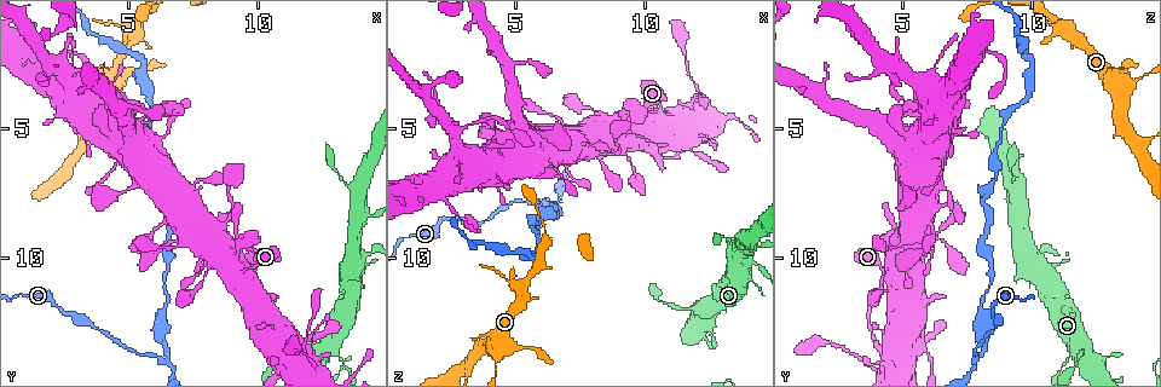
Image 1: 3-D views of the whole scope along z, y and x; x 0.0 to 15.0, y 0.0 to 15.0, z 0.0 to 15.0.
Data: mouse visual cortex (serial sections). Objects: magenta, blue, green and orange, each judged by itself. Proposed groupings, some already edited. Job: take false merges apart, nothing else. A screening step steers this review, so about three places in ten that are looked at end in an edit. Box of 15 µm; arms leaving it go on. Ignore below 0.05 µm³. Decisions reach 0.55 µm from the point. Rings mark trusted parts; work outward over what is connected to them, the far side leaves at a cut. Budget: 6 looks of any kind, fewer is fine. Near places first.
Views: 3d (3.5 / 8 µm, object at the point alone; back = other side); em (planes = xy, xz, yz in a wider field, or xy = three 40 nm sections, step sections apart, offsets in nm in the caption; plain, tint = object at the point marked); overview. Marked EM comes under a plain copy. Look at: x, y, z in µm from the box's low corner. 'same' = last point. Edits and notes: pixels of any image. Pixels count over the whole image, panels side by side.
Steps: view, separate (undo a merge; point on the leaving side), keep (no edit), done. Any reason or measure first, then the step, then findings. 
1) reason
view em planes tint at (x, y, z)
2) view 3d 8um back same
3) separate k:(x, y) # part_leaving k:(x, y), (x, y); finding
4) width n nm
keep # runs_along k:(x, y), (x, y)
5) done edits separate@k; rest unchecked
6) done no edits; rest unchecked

narrows sharply
view 3d 8um at (6.4, 14.0, 7.8)

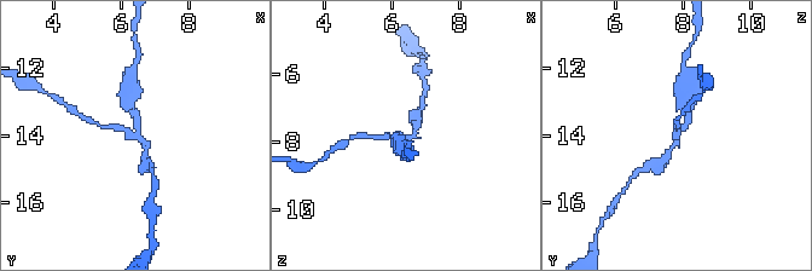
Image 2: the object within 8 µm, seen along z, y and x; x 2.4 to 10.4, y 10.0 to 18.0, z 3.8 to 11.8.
closer look
view 3d 3.5um at (6.2, 13.9, 7.8)

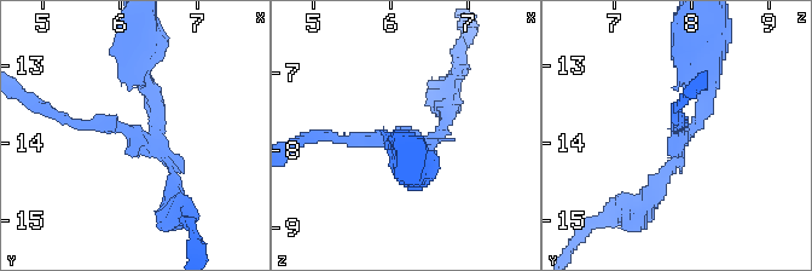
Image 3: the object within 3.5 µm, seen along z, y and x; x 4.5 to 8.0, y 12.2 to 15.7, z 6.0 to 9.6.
arms 3; arm_widths 150, 150, 200 nm
view em xy step 5 tint at (6.30, 13.90, 7.85)

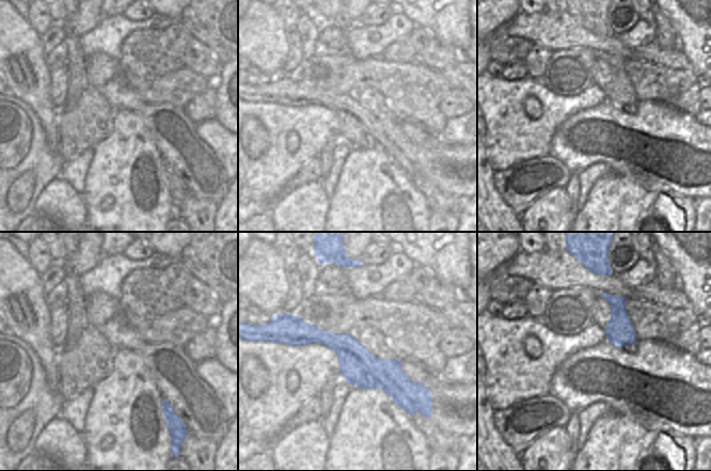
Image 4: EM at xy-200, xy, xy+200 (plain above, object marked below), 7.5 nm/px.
separate 3:(144, 90) # part_leaving 3:(151, 134), (140, 34); a second cell is stuck on

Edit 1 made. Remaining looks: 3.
redraw
view overview

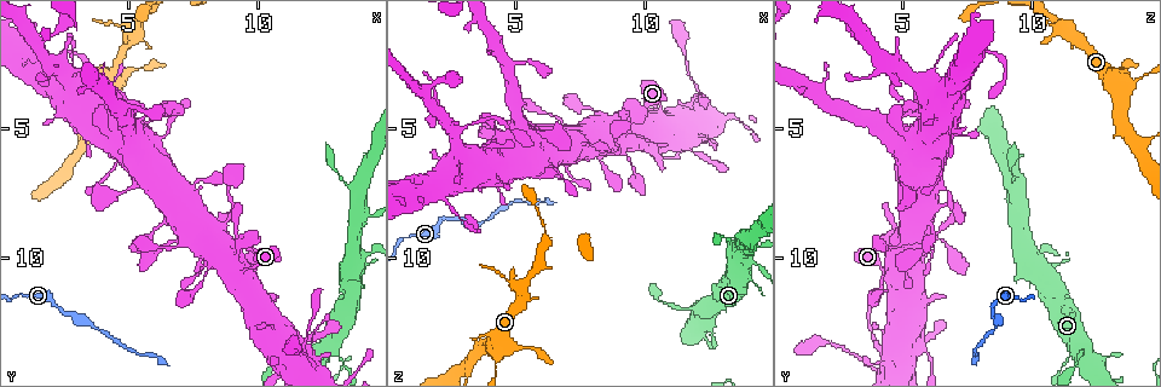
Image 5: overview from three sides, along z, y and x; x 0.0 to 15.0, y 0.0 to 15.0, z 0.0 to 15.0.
view 3d 3.5um at (2.5, 4.2, 6.4)

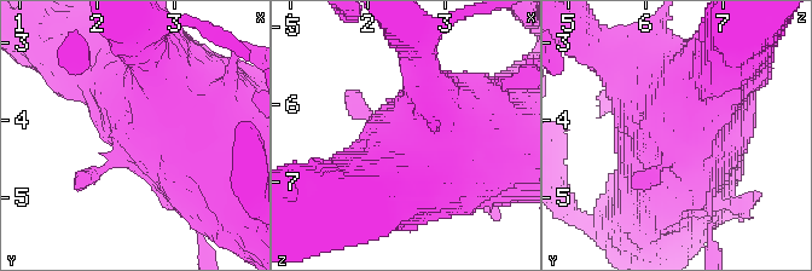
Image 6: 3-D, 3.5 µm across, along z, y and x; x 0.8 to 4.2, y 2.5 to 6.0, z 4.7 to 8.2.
now the EM
view em xy step 3 tint at (2.55, 4.25, 6.35)

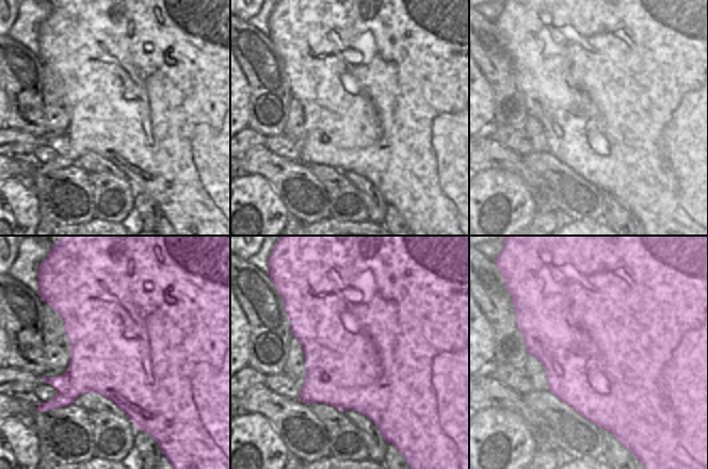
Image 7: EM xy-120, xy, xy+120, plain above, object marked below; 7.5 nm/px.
keep # runs_along 6:(251, 154), (218, 113), (137, 87); one cell here

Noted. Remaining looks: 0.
done edits separate@3; rest unchecked

